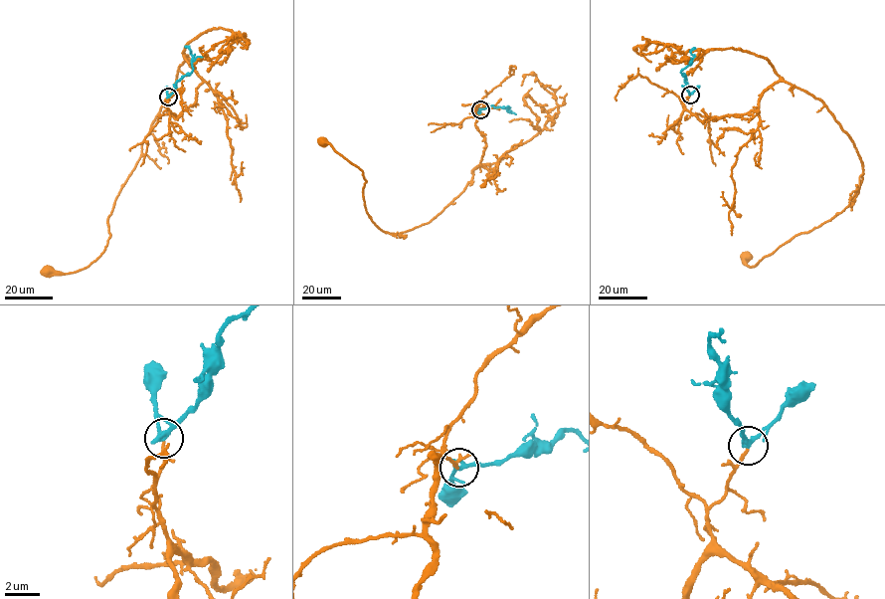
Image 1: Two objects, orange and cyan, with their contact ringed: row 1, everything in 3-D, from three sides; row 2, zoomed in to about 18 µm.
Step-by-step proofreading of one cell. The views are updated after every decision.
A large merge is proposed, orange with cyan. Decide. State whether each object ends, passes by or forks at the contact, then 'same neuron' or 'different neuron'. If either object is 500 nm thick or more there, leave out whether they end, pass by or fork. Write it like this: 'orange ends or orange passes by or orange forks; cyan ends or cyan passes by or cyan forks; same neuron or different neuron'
orange ends; cyan passes by; different neuron

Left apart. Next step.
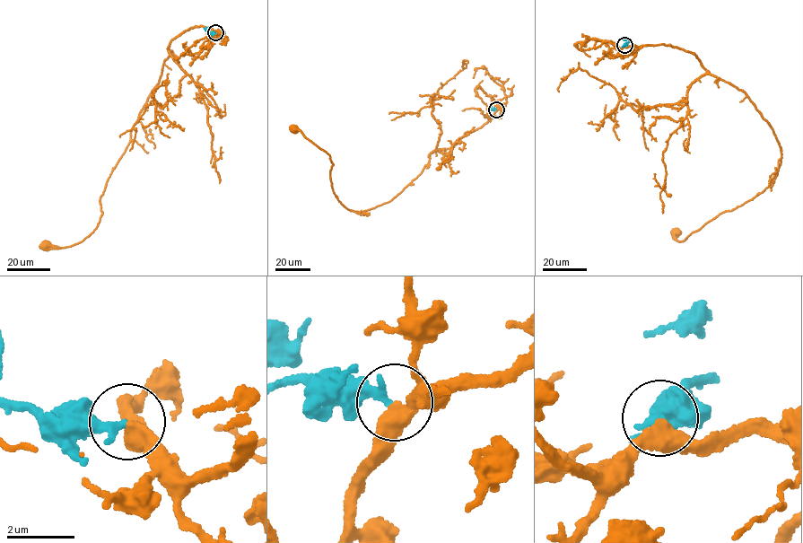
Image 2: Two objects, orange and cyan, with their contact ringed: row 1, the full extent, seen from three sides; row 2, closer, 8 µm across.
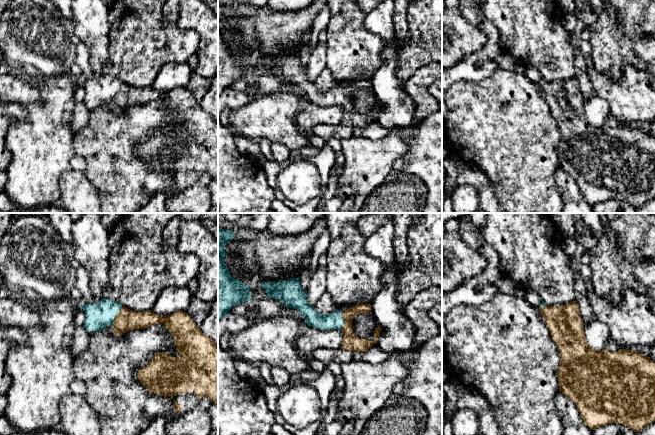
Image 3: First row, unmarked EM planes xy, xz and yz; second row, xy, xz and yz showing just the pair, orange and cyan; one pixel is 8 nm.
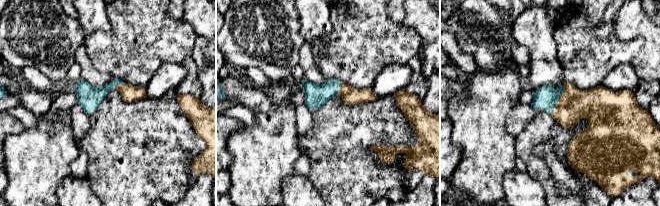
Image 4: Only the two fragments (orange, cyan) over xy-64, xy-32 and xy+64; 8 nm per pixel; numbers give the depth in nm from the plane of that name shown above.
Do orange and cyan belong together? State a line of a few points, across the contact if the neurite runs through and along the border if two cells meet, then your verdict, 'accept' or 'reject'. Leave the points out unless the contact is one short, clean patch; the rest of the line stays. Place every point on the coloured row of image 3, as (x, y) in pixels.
line xy (126, 320), (114, 316), (99, 315); accept

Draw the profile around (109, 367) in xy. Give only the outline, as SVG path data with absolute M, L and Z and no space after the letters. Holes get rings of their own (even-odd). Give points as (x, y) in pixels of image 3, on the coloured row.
M159 323L144 329L134 329L116 336L113 326L106 326L90 335L89 347L75 356L73 371L77 379L86 385L84 399L97 413L101 435L138 435L145 430L152 419L164 416L168 421L179 417L174 412L174 399L149 393L146 386L137 379L139 370L147 366L157 353L166 352L177 357L174 336Z

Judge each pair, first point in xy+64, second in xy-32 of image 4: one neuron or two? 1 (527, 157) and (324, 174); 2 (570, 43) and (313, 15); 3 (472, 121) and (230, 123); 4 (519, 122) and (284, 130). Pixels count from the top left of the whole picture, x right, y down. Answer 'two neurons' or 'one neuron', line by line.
1: one neuron
2: two neurons
3: two neurons
4: two neurons

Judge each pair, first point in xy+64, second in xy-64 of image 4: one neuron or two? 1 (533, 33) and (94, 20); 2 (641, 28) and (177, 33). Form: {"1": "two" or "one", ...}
{"1": "one", "2": "two"}

